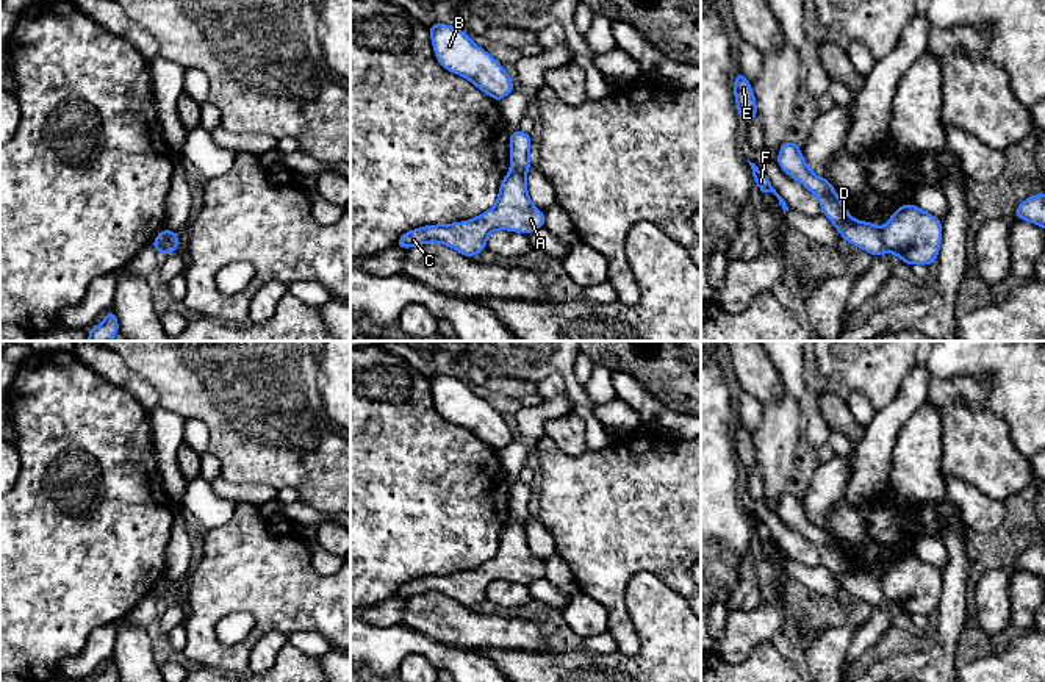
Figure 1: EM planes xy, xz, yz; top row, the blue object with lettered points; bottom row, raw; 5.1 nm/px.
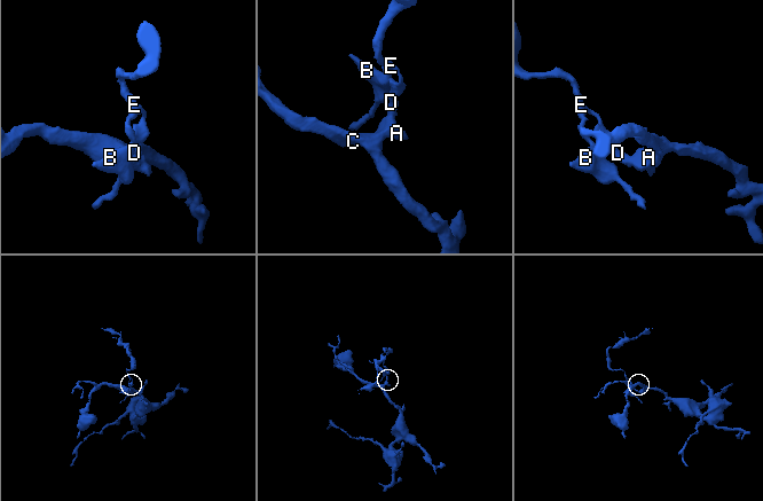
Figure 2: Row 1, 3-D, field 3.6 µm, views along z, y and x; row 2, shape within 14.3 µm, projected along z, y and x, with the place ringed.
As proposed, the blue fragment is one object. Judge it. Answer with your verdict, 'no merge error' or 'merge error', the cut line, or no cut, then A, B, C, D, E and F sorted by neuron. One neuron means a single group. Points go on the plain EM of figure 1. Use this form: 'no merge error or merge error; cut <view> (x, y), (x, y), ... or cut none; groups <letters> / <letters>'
merge error; cut yz (879, 579), (886, 601); groups A C / B D E F

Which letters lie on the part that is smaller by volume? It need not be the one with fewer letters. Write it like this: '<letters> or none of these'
B, D, E, F

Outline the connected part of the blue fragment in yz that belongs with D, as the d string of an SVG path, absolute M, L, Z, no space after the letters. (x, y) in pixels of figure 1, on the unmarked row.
M790 490L785 491L779 499L776 513L787 526L815 544L821 555L821 563L837 577L845 591L867 601L873 607L881 607L885 602L881 579L873 573L853 569L831 532L826 527L817 527L807 518L799 496Z

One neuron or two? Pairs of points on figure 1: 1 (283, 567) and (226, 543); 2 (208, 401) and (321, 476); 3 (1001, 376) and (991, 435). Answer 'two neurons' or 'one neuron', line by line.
1: one neuron
2: one neuron
3: two neurons

